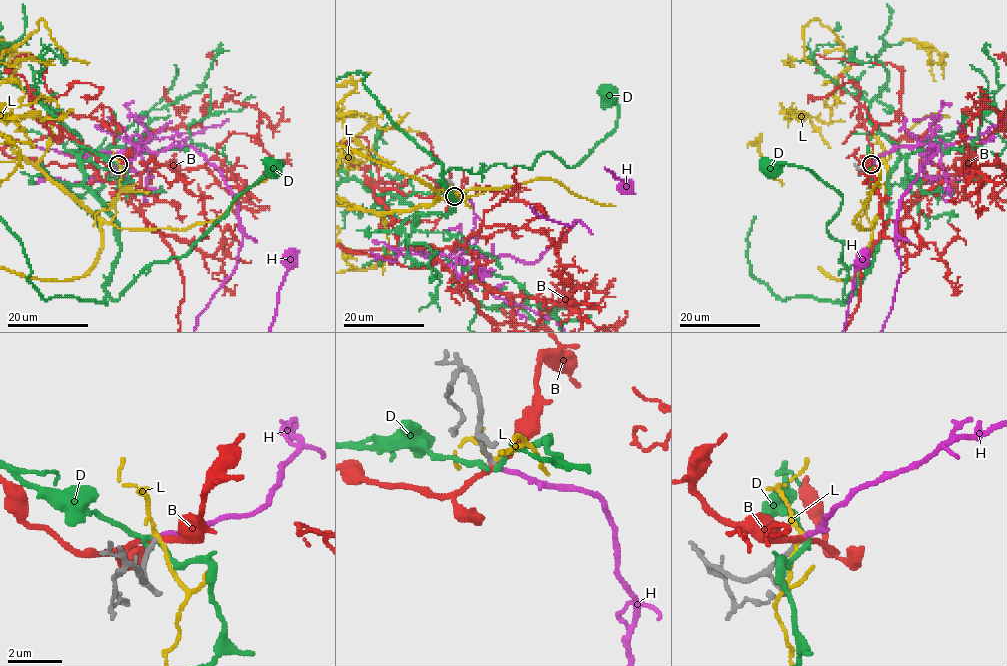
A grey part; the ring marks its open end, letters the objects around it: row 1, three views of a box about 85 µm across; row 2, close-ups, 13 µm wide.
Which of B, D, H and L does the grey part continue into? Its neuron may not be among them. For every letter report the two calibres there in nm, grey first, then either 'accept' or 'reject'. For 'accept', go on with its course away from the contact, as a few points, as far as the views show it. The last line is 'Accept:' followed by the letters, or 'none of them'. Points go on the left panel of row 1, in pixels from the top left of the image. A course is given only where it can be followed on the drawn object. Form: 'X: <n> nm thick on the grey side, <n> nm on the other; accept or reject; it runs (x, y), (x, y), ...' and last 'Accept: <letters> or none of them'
B: 180 nm thick on the grey side, 190 nm on the other; reject
D: 180 nm thick on the grey side, 170 nm on the other; reject
H: 180 nm thick on the grey side, 150 nm on the other; accept
L: 180 nm thick on the grey side, 150 nm on the other; reject
Accept: H

